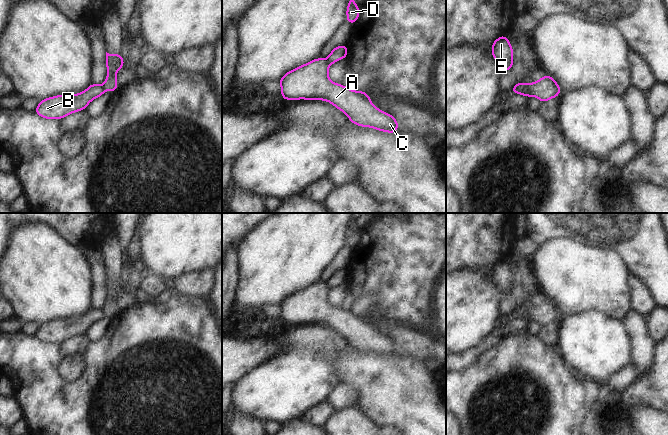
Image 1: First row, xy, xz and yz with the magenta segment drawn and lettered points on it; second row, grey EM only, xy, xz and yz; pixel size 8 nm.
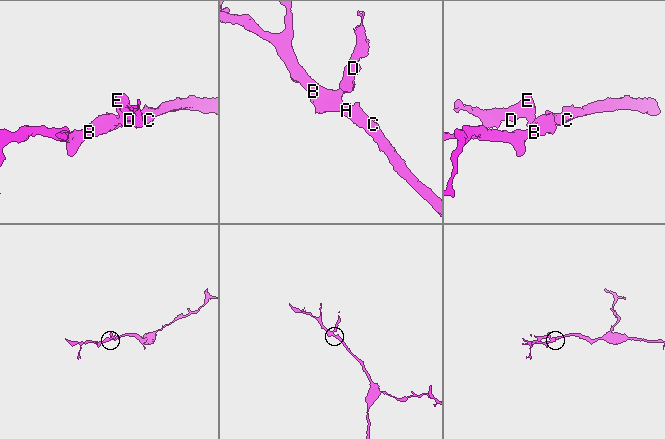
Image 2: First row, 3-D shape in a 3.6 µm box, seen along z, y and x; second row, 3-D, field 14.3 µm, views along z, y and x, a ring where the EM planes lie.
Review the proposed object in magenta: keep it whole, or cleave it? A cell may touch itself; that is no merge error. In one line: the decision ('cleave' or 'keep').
cleave

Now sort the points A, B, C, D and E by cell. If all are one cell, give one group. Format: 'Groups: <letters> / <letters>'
Groups: A B C / D E.

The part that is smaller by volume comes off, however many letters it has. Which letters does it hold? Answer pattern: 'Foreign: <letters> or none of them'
Foreign: D, E

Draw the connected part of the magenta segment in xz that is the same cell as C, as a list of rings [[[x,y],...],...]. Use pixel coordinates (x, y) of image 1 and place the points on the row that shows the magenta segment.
[[[316,58],[287,72],[278,80],[281,85],[281,100],[325,100],[344,112],[352,124],[371,127],[387,133],[395,133],[399,130],[397,120],[391,114],[375,107],[371,102],[370,96],[364,91],[352,91],[340,83],[333,83],[328,77],[329,66],[330,63],[327,59]]]

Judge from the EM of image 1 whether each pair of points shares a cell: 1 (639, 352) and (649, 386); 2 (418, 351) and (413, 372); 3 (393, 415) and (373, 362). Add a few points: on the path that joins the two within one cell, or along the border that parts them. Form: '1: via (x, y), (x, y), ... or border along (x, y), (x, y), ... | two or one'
1: border along (654, 352), (650, 369), (646, 373), (637, 376) | two
2: border along (399, 353), (416, 360), (430, 359), (435, 356) | two
3: via (393, 402), (393, 392), (381, 380), (381, 375) | one

